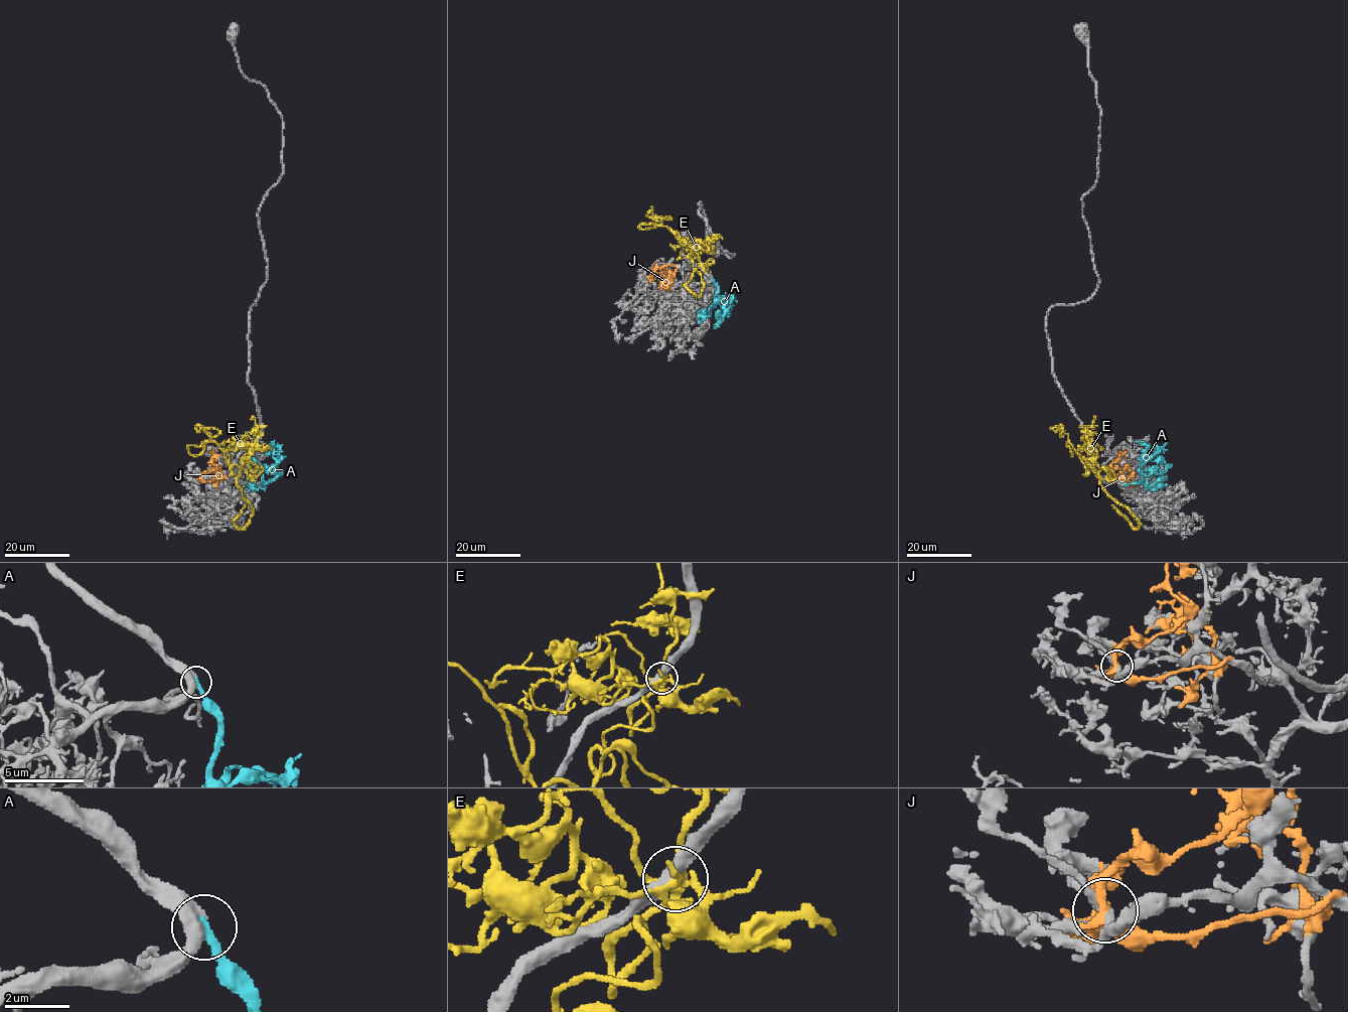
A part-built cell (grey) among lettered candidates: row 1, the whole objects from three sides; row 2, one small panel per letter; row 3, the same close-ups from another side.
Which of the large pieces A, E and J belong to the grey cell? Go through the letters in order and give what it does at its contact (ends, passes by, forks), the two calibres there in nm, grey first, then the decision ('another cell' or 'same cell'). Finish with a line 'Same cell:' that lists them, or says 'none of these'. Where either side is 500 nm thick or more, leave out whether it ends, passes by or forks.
A: it ends | 440/320 nm | same cell
E: it forks | 360/200 nm | another cell
J: it passes by | 200/240 nm | another cell
Same cell: A

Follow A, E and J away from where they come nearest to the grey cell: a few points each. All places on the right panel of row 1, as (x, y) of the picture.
A: (1122, 484), (1145, 482), (1150, 472), (1142, 471), (1141, 466), (1166, 443)
E: (1089, 443), (1099, 483), (1132, 514), (1139, 527), (1135, 528), (1111, 504)
J: (1113, 478), (1108, 478), (1119, 477), (1122, 470), (1133, 472)

